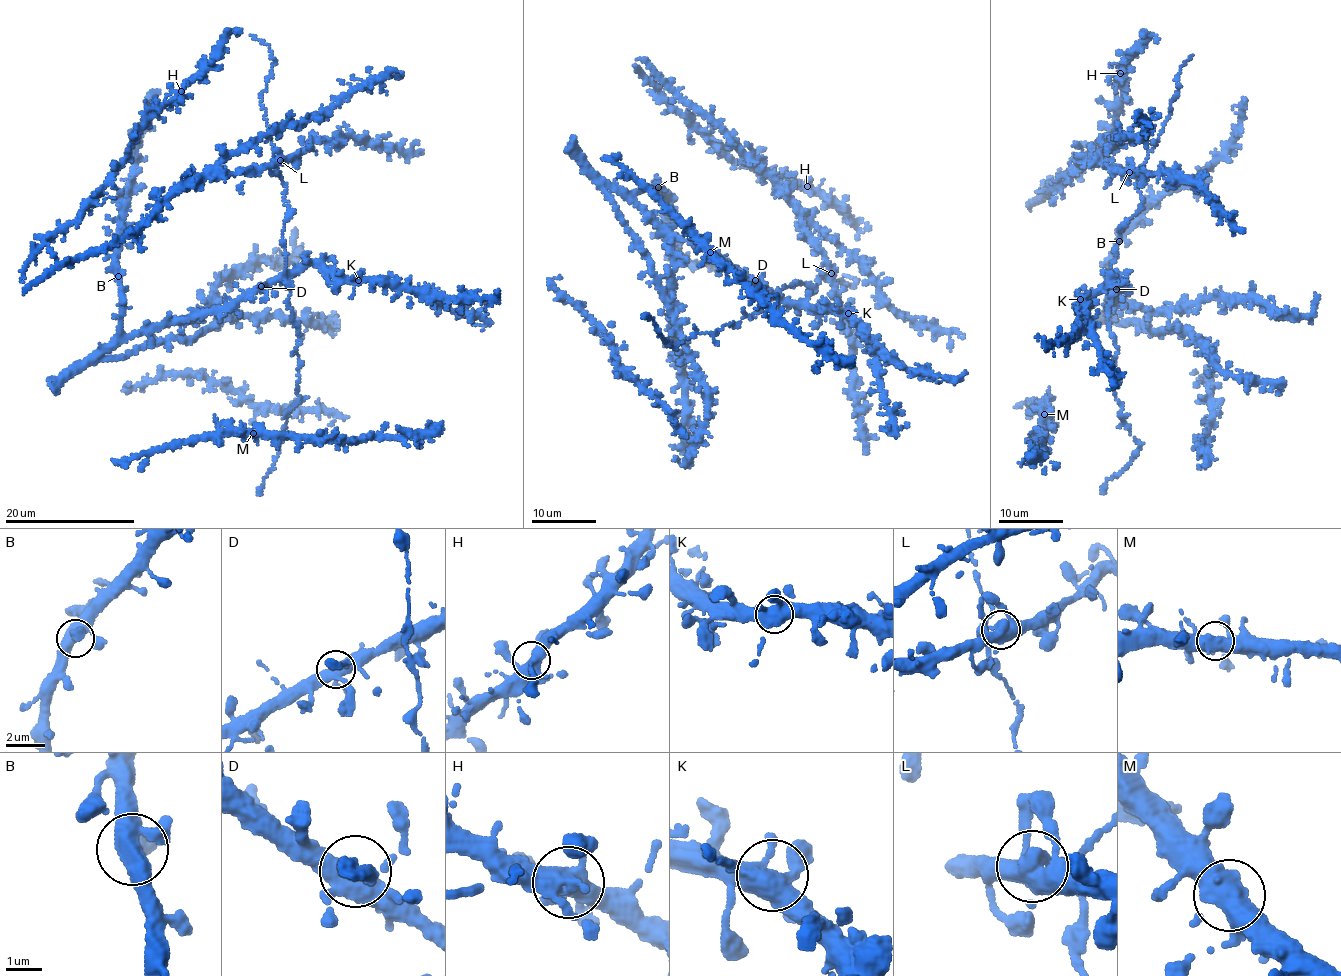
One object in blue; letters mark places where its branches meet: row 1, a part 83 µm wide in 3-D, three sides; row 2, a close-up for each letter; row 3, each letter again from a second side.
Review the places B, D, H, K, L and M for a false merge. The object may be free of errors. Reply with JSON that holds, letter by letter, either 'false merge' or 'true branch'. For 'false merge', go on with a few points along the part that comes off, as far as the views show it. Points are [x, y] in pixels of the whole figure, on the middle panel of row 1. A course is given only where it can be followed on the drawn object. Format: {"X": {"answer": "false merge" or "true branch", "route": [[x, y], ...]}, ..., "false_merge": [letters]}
{"B": {"answer": "true branch"}, "D": {"answer": "true branch"}, "H": {"answer": "true branch"}, "K": {"answer": "true branch"}, "L": {"answer": "true branch"}, "M": {"answer": "true branch"}, "false_merge": []}

